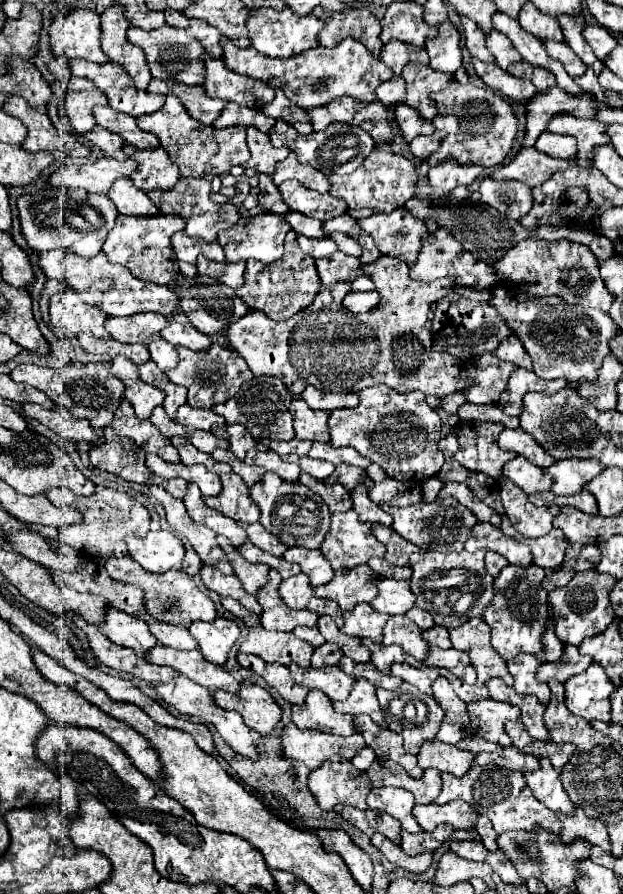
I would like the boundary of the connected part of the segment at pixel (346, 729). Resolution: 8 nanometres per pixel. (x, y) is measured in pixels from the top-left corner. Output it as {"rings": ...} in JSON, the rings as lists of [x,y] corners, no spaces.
{"rings":[[[311,690],[303,706],[293,706],[293,724],[301,730],[329,730],[339,736],[351,736],[357,732],[353,716],[333,710],[331,700],[321,690]]]}

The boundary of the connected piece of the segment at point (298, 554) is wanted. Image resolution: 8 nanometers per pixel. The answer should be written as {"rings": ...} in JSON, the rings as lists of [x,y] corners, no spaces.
{"rings":[[[293,546],[283,556],[287,562],[295,562],[301,566],[301,572],[309,576],[311,586],[321,586],[331,582],[333,570],[327,562],[327,558],[321,554],[321,550],[307,550],[301,546]]]}

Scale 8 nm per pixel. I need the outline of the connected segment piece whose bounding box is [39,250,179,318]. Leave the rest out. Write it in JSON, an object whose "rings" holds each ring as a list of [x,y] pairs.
{"rings":[[[51,250],[39,256],[39,266],[47,274],[47,278],[67,280],[67,284],[81,296],[83,302],[101,308],[109,316],[133,316],[139,312],[157,312],[169,316],[177,308],[177,294],[169,286],[155,286],[151,282],[139,282],[139,278],[131,278],[123,266],[115,266],[103,258],[103,252],[95,258],[77,256],[71,250]]]}

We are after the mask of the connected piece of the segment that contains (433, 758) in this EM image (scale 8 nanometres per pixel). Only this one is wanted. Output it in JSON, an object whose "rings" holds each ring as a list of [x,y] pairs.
{"rings":[[[433,740],[433,742],[427,742],[427,746],[423,746],[417,758],[423,770],[437,768],[441,772],[449,772],[459,778],[469,772],[471,760],[475,758],[475,754],[459,750],[457,746],[451,746],[451,744],[443,744],[439,740]]]}

